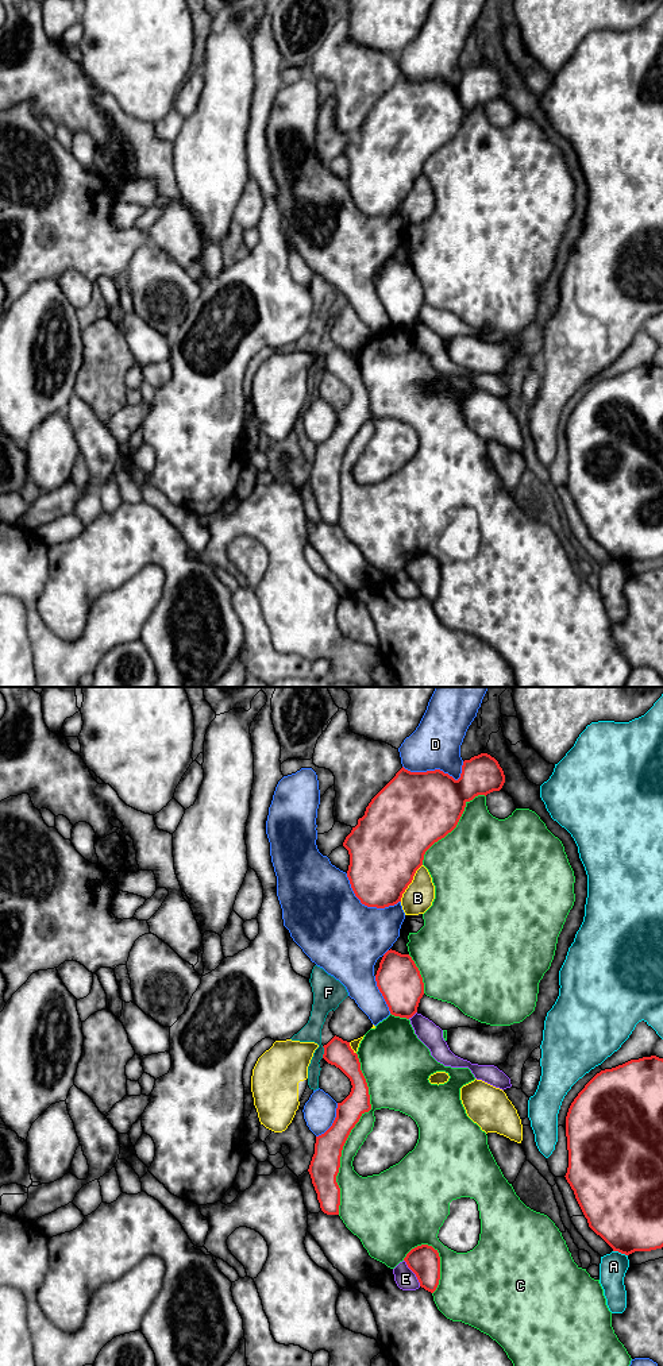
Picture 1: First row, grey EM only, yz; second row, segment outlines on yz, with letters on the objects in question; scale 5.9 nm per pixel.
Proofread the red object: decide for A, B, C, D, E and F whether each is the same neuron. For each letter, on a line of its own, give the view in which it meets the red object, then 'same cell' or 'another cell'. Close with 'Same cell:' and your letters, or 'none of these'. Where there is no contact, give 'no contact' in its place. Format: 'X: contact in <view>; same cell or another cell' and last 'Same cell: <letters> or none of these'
A: contact in yz; another cell
B: contact in yz; another cell
C: contact in yz; another cell
D: contact in yz; another cell
E: contact in yz; another cell
F: contact in yz; another cell
Same cell: none of these

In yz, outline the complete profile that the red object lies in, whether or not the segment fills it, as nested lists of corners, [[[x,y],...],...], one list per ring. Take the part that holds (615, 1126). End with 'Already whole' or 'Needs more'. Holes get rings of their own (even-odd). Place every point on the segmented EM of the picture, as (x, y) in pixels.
[[[663,1058],[631,1060],[597,1073],[578,1093],[566,1116],[566,1180],[589,1227],[613,1251],[629,1255],[663,1247]]]. Already whole

